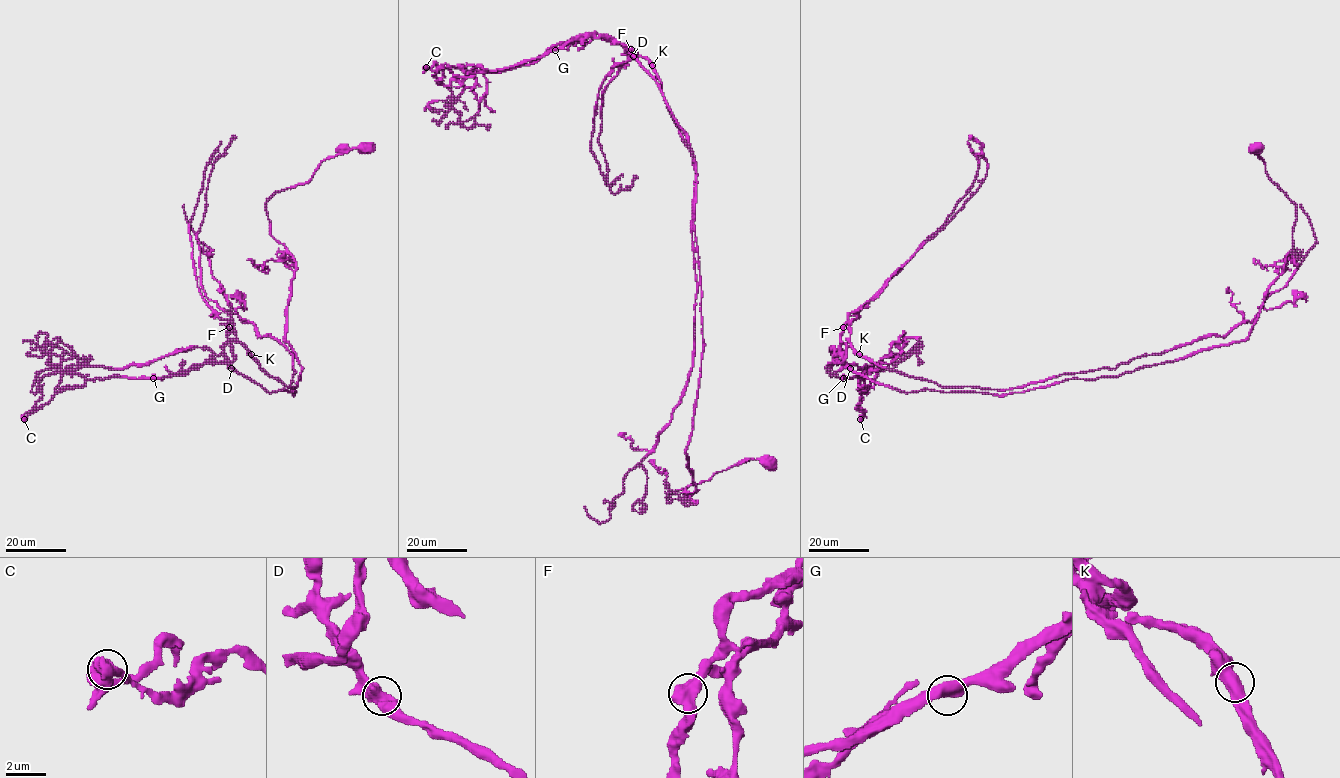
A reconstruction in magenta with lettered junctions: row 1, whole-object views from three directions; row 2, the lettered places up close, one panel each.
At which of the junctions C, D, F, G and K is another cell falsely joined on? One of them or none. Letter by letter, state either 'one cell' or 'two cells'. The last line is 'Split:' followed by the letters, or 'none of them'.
C: two cells
D: one cell
F: one cell
G: one cell
K: one cell
Split: C

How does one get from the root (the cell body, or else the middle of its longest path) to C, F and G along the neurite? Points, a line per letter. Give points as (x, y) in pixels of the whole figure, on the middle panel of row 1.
C: (769, 463), (667, 502), (697, 491), (703, 339), (696, 161), (655, 79), (606, 35), (426, 67)
F: (769, 463), (745, 460), (667, 502), (697, 491), (686, 454), (703, 346), (696, 161), (631, 49)
G: (769, 463), (667, 502), (697, 491), (696, 161), (627, 46), (600, 35), (555, 50)

